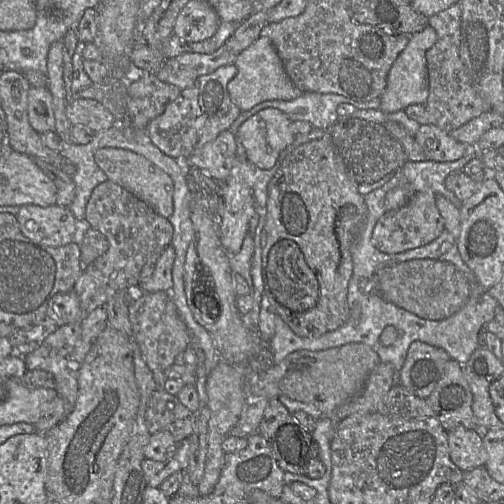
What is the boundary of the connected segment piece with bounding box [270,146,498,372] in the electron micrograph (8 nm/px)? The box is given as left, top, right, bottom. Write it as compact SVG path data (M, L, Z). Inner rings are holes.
M468 146L468 152L455 161L408 160L385 185L363 196L368 215L351 249L353 274L347 294L350 309L348 320L336 330L319 337L301 337L275 314L275 334L270 341L275 364L296 350L320 351L351 342L362 342L377 352L381 362L392 364L395 372L399 372L408 348L414 341L442 348L460 364L468 361L478 348L480 329L494 319L498 301L479 283L462 260L457 238L444 230L426 245L397 254L387 254L374 247L372 235L377 221L387 211L386 194L397 186L410 184L415 192L433 191L460 208L461 201L445 186L445 180L449 174L462 171L469 161L479 156L480 152L475 146ZM387 326L393 326L398 331L397 340L390 346L380 342L380 335Z

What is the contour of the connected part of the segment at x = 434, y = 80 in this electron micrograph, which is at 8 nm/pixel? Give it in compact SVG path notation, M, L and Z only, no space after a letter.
M460 2L428 18L436 31L437 41L427 50L428 97L421 104L412 104L404 110L406 115L420 125L435 125L451 132L471 119L489 111L489 104L471 83L467 70L459 56L462 8Z

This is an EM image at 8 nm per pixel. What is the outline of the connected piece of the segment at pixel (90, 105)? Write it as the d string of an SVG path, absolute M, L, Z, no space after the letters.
M74 97L68 104L67 117L72 125L84 125L95 132L116 124L113 112L102 102L91 98Z

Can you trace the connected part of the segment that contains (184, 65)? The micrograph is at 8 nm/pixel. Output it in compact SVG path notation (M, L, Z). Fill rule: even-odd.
M223 44L211 53L185 52L167 58L156 72L159 80L178 86L184 90L202 75L212 73L217 68L232 64L239 53L235 53Z

